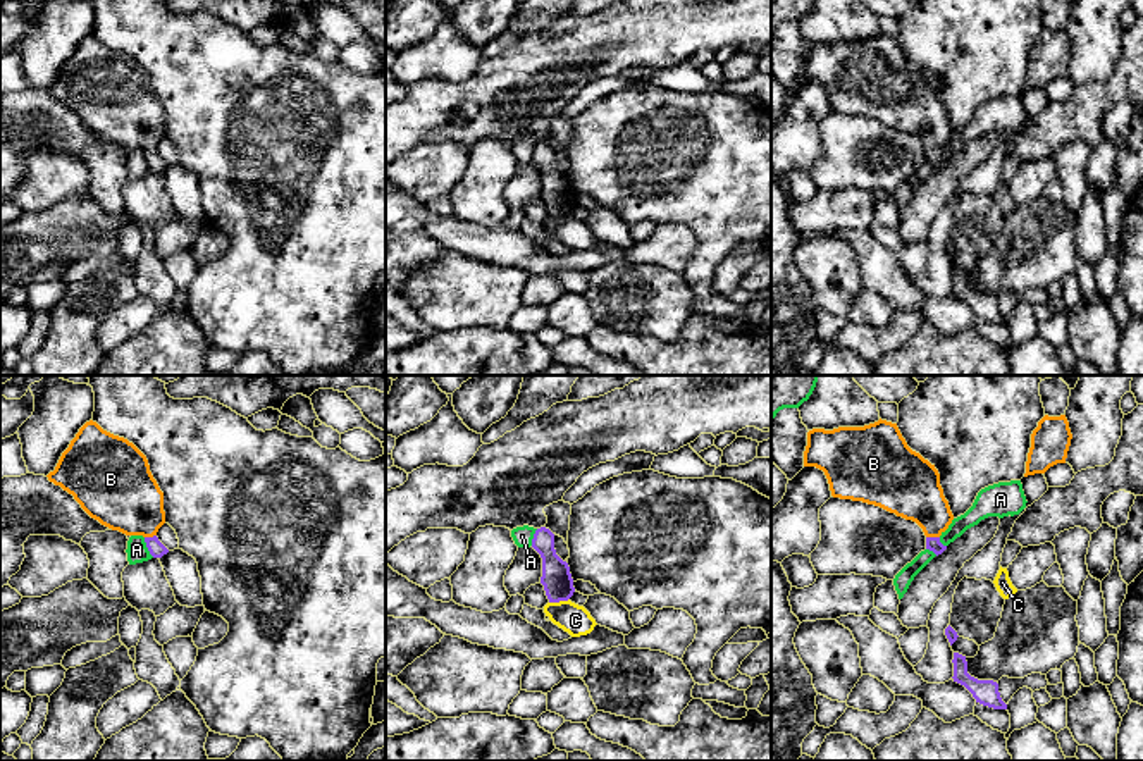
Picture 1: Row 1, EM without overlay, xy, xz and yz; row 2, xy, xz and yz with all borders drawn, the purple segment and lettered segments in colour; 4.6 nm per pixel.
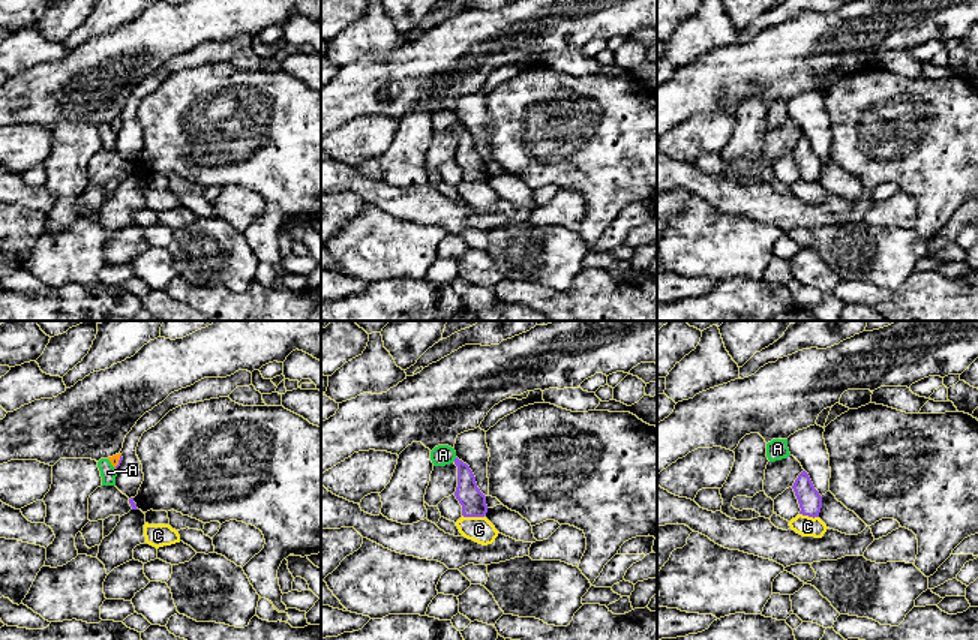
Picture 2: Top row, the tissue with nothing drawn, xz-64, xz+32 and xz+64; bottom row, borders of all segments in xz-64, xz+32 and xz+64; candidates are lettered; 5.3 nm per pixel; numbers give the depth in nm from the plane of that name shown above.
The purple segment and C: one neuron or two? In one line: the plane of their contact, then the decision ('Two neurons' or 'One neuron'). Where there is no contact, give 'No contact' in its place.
Touches purple in xz. Two neurons

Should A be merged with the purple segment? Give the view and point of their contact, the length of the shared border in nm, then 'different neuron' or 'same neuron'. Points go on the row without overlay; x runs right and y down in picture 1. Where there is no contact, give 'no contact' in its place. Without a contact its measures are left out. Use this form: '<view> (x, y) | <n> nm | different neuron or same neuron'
xy (148, 162) | 110 nm | different neuron

